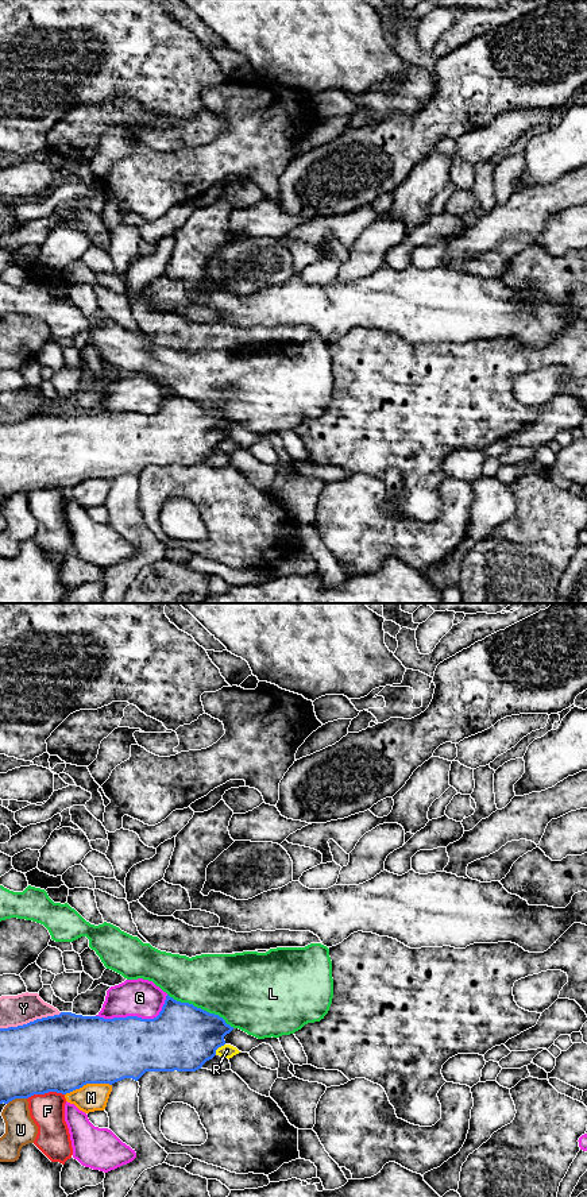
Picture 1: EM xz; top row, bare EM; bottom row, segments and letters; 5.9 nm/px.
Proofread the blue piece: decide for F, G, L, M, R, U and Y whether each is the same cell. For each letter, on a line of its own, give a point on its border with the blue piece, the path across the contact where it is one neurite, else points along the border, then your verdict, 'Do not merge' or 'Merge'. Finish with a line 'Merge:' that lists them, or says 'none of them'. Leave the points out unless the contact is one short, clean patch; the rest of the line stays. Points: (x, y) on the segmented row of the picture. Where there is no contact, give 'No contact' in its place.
F: Touches blue at xz (45, 1092). Do not merge
G: Touches blue at xz (136, 1016). Do not merge
L: Touches blue at xz (200, 1008). Do not merge
M: Touches blue at xz (88, 1082). Boundary: xz (111, 1084), (84, 1084), (65, 1095). Do not merge
R: Touches blue at xz (217, 1047). Do not merge
U: Touches blue at xz (16, 1097). Do not merge
Y: Touches blue at xz (30, 1022). Do not merge
Merge: none of them

